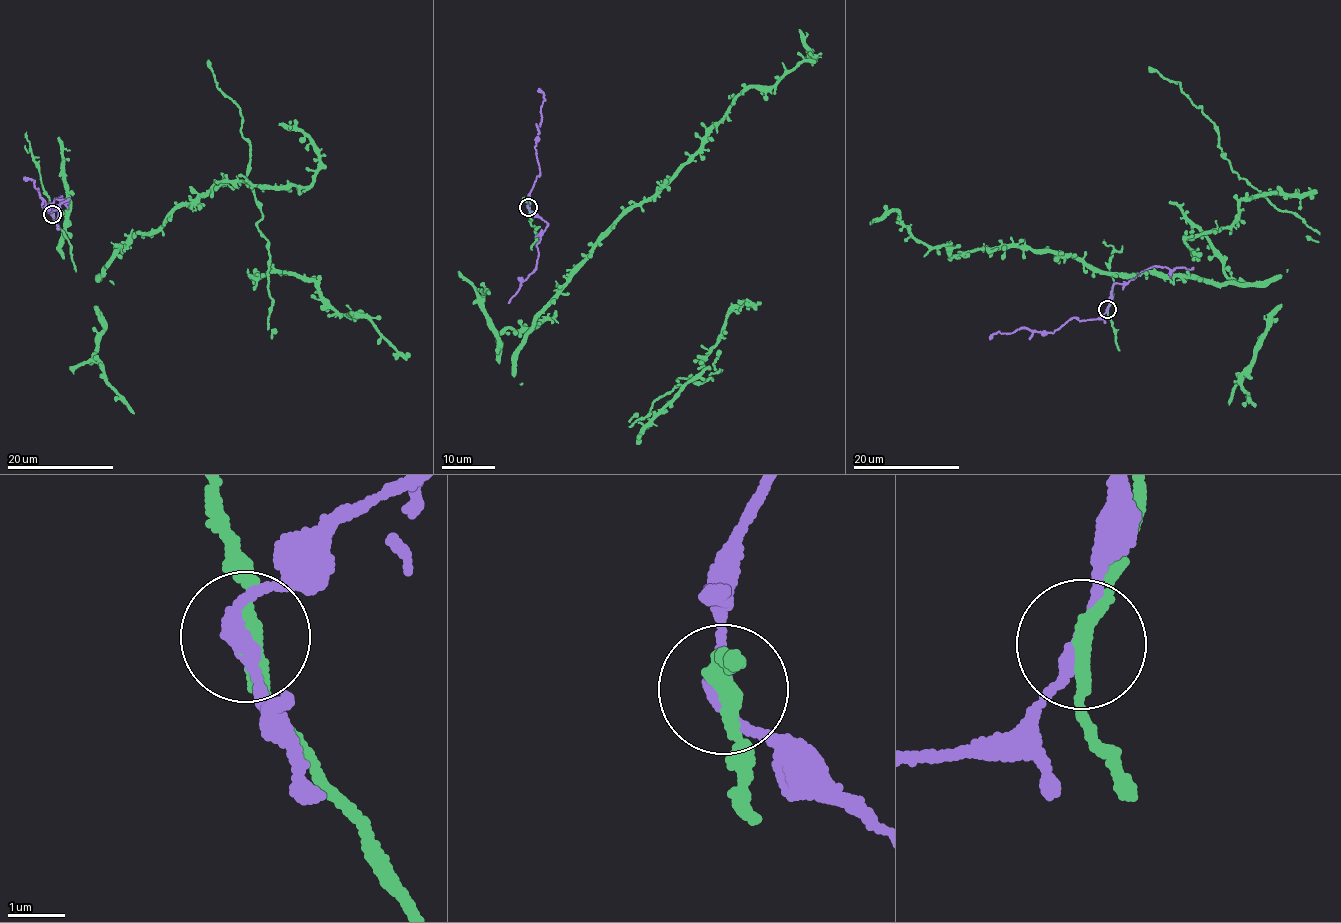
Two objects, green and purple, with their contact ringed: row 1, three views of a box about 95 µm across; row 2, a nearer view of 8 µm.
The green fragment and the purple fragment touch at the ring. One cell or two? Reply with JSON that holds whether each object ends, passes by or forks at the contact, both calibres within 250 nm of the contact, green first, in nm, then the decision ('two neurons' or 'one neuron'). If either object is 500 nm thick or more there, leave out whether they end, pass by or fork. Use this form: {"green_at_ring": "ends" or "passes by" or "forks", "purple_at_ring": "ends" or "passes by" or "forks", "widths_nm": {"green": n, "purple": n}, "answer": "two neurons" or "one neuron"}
{"green_at_ring": "passes by", "purple_at_ring": "passes by", "widths_nm": {"green": 240, "purple": 240}, "answer": "two neurons"}

